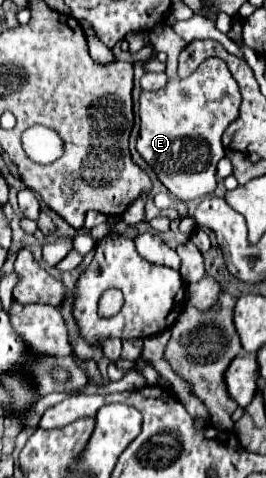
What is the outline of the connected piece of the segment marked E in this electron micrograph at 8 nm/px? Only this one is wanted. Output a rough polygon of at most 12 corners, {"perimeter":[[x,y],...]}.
{"perimeter":[[154,27],[170,81],[142,91],[136,149],[170,195],[216,189],[240,89],[226,63],[176,67],[182,39]]}

